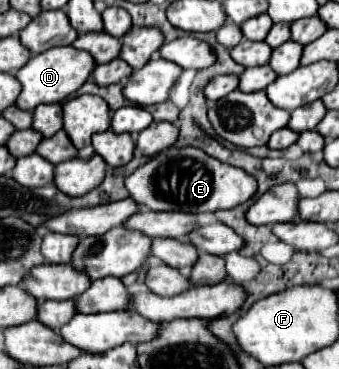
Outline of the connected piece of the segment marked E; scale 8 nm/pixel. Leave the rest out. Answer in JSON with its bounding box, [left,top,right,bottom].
[126,148,258,212]

